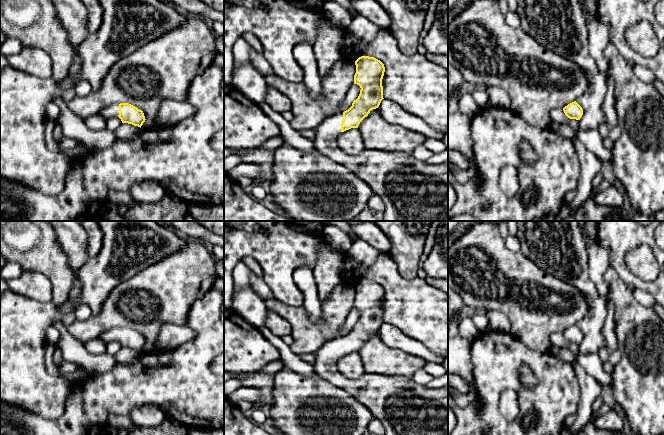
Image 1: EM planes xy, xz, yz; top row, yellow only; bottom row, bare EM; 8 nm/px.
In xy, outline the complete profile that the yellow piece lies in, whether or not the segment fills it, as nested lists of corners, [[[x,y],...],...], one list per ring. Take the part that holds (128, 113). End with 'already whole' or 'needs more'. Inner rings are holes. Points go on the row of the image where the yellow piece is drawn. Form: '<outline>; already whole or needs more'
[[[128,103],[107,105],[98,114],[106,119],[119,117],[122,123],[132,124],[140,128],[146,120],[142,110]]]; needs more

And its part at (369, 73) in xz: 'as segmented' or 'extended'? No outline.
extended

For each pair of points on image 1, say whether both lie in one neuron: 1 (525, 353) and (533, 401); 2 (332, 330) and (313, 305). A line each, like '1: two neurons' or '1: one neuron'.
1: one neuron
2: two neurons

